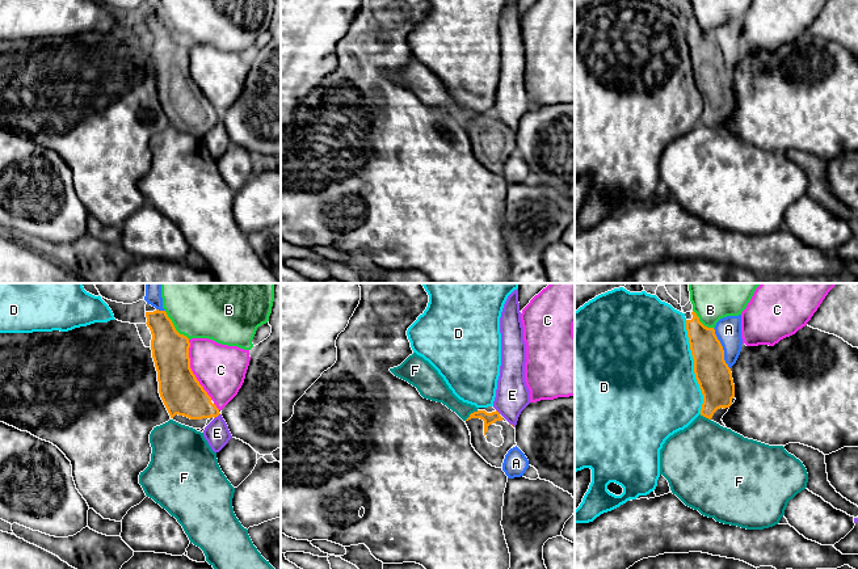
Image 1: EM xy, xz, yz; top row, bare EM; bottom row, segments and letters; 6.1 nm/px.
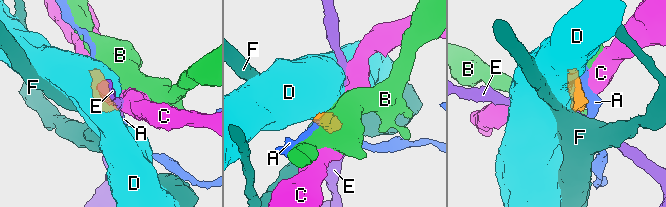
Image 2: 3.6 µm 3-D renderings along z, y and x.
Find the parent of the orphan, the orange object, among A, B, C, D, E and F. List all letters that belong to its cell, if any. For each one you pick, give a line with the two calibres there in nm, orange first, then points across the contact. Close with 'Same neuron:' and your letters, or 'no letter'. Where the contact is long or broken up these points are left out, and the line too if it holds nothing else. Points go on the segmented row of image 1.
Same neuron: no letter

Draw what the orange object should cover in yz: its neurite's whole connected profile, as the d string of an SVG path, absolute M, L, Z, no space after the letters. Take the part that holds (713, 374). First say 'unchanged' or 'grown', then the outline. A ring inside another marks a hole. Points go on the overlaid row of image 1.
grown | M697 313L686 320L686 330L694 359L694 374L703 395L701 416L725 427L722 418L732 405L735 384L724 361L724 350L714 328L705 326Z

